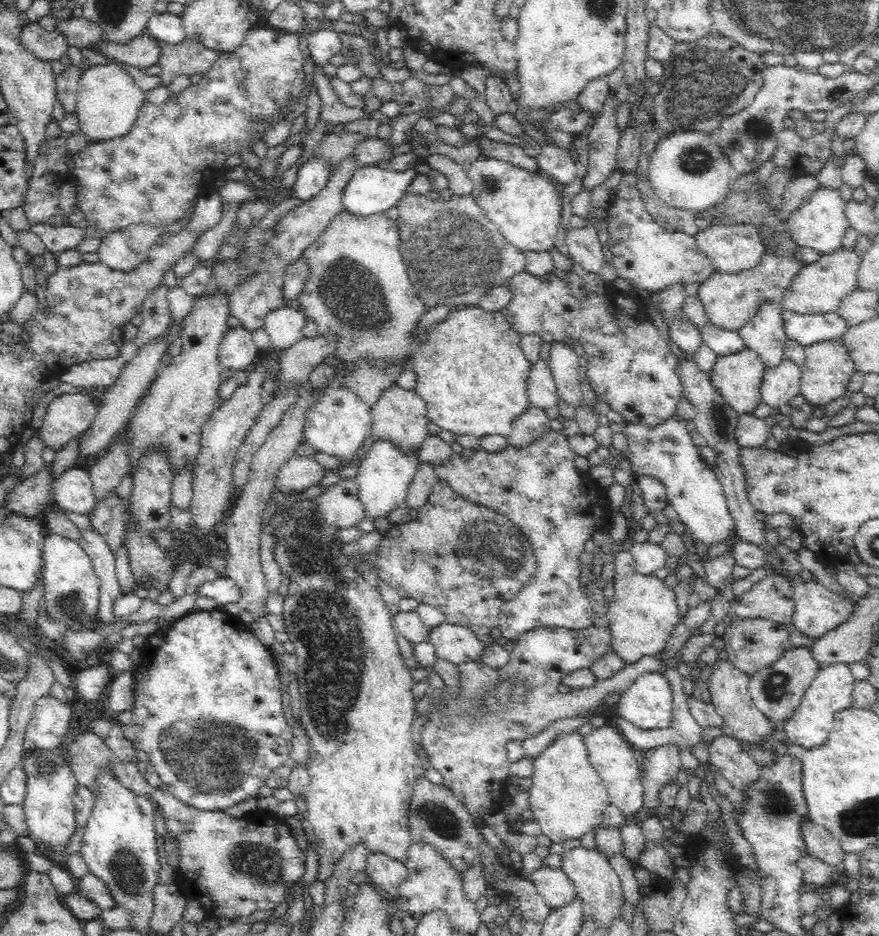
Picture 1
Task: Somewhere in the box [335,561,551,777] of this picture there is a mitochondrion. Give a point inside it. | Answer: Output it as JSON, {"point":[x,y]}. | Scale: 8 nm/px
{"point":[513,688]}

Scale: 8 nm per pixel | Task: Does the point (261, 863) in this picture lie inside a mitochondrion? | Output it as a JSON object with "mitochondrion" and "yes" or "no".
{"mitochondrion":"yes"}

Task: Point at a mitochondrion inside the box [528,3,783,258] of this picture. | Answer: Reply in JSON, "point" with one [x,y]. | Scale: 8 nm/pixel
{"point":[704,82]}

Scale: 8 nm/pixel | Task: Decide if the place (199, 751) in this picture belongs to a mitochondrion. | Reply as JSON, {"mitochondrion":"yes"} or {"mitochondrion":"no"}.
{"mitochondrion":"yes"}

